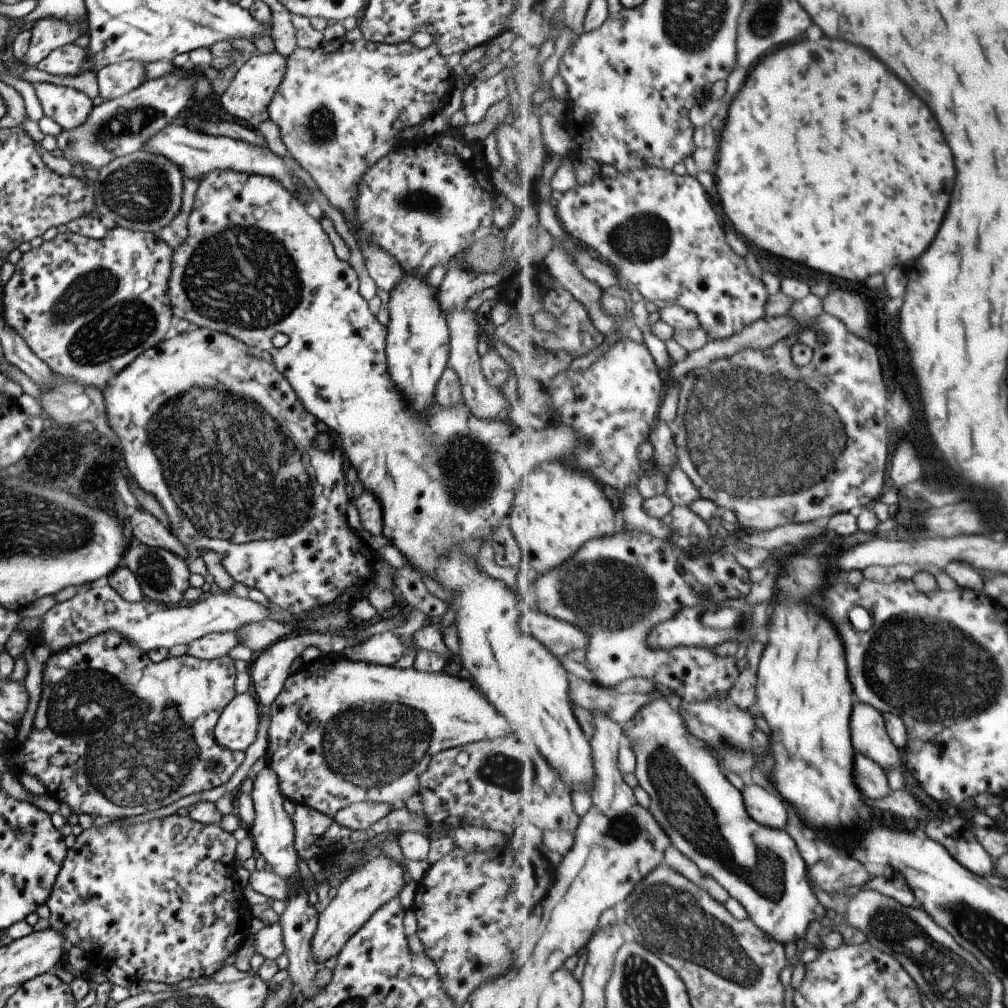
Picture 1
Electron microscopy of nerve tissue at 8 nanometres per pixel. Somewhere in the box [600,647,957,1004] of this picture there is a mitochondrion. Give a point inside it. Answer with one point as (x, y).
(672, 920)

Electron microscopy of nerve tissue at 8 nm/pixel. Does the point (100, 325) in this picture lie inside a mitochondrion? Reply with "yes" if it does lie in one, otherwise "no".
yes

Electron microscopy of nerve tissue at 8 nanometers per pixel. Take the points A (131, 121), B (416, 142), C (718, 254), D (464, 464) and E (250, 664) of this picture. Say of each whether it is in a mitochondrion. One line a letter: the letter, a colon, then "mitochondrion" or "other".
A: mitochondrion
B: other
C: other
D: mitochondrion
E: other

